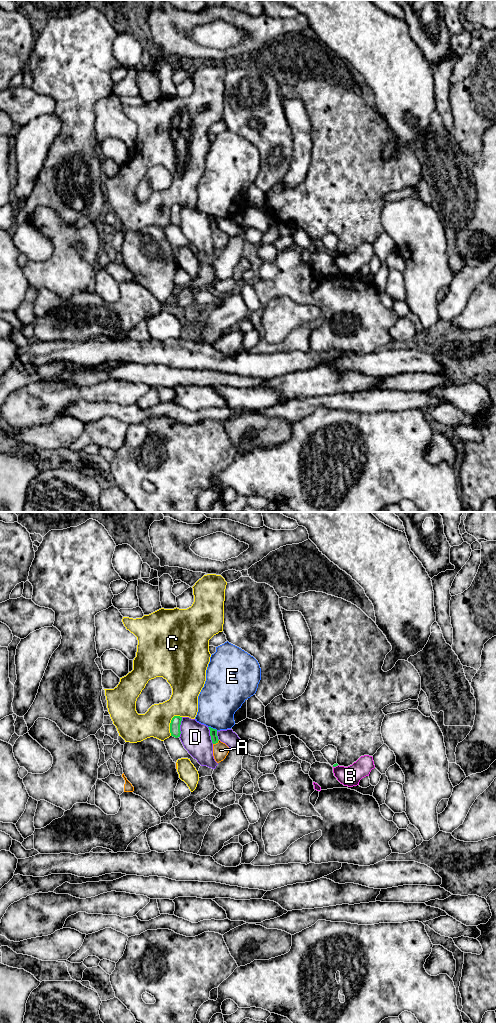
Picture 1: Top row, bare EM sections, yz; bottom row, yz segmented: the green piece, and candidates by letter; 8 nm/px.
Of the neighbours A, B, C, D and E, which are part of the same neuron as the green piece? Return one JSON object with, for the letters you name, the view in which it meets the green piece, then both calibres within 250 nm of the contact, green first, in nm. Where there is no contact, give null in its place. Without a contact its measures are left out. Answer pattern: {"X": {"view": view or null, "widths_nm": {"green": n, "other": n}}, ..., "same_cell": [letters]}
{"A": {"view": "yz", "widths_nm": {"green": 60, "other": 130}}, "same_cell": ["A"]}

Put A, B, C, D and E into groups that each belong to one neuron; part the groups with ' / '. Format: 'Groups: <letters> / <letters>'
Groups: A / B D / C / E

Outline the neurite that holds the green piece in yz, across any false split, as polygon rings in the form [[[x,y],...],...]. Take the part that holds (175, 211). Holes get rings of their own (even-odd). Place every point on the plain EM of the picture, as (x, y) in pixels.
[[[174,204],[170,211],[170,221],[171,224],[178,226],[180,225],[181,219],[180,219],[180,213],[181,213],[182,205],[180,204]]]

